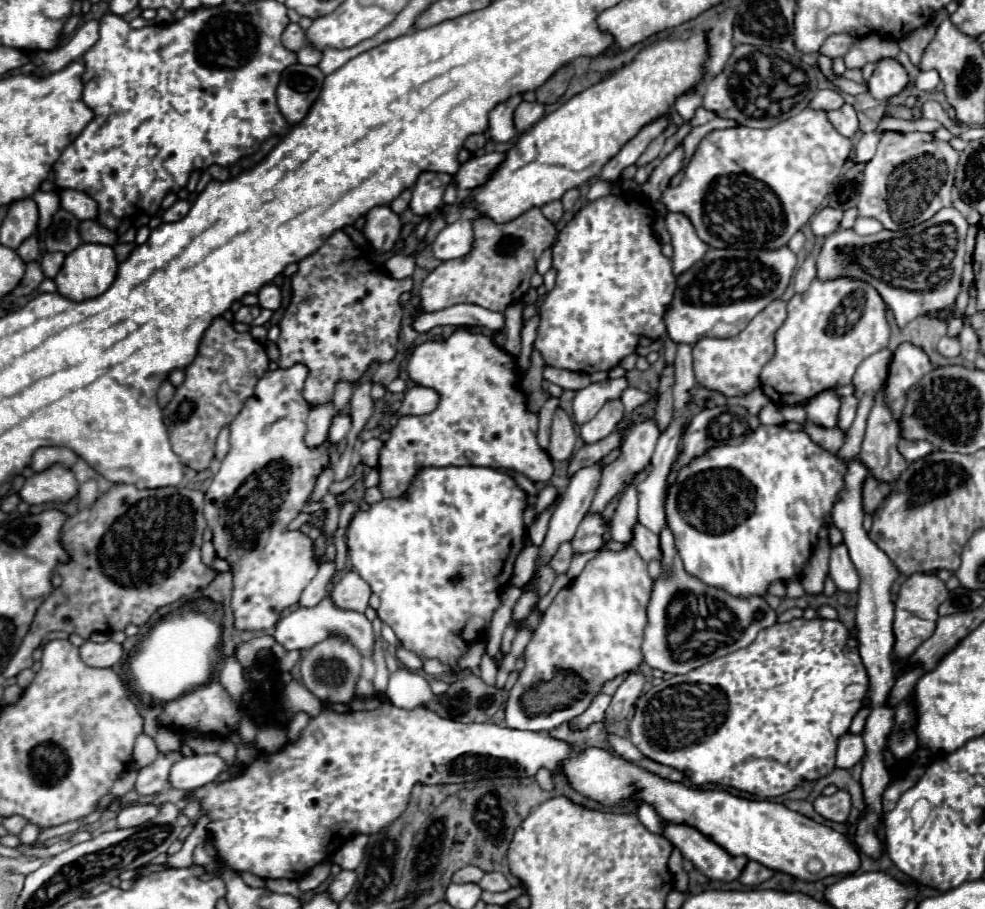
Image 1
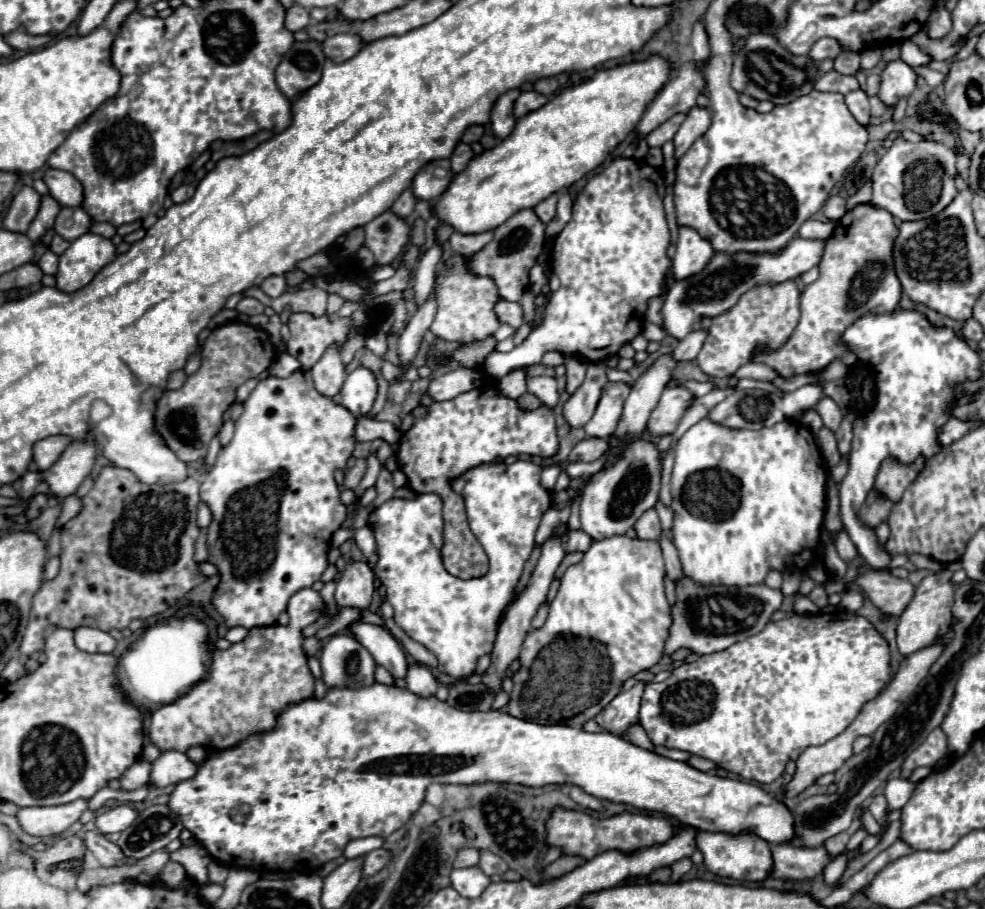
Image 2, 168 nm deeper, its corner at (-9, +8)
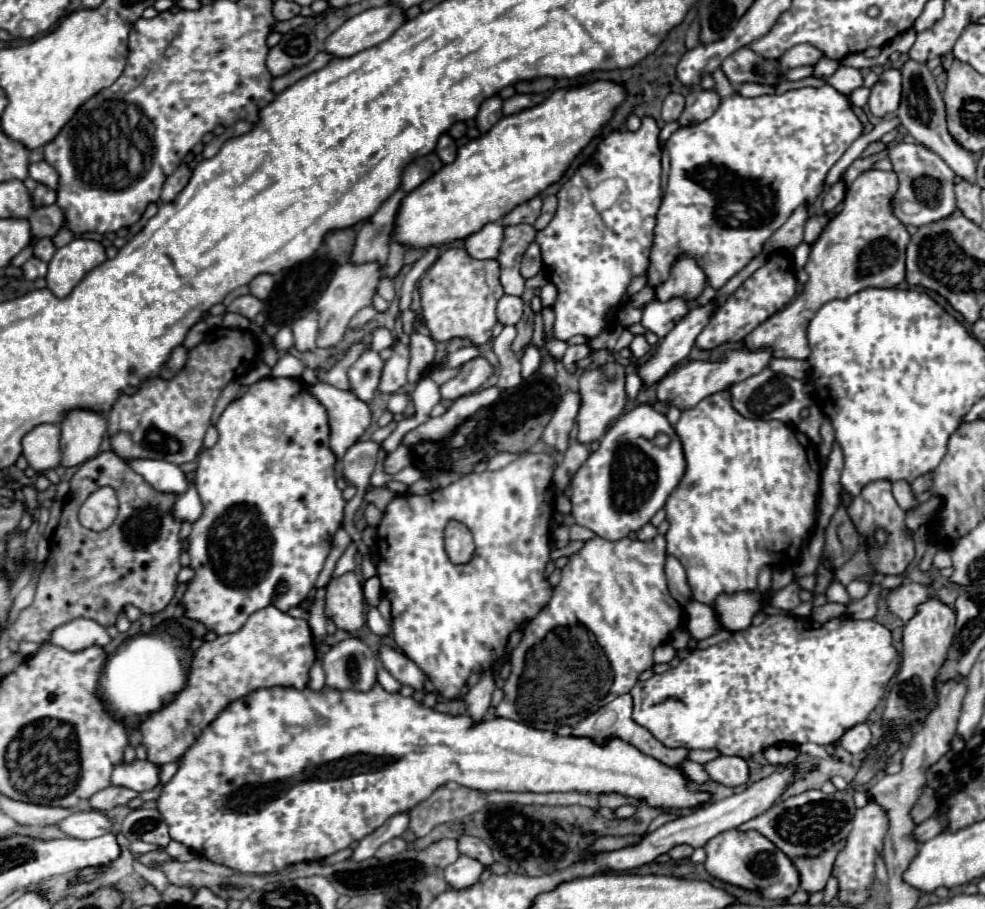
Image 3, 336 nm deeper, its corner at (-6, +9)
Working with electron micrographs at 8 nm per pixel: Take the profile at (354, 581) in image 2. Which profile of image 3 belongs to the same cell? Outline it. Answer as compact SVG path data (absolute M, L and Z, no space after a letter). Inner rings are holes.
M353 571L333 577L325 587L325 615L337 625L337 629L357 635L365 623L363 613L365 597L359 577Z

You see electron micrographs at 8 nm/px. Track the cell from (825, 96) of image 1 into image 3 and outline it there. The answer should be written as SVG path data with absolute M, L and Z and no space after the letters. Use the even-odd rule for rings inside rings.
M839 67L831 77L825 79L831 87L835 87L841 95L849 97L855 89L859 89L863 85L863 75L859 69L853 67Z

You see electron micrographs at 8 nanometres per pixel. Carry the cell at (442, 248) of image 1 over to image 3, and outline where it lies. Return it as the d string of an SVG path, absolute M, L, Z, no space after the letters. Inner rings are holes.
M487 223L481 231L465 239L465 249L475 259L497 259L503 243L503 227L499 223Z

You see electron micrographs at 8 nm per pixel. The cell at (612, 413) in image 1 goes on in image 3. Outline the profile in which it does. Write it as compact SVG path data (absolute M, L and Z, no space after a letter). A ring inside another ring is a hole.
M607 361L605 365L597 369L587 369L579 377L579 395L581 405L577 413L577 441L583 445L589 445L593 441L599 441L611 421L615 421L627 403L625 393L625 365L619 361Z

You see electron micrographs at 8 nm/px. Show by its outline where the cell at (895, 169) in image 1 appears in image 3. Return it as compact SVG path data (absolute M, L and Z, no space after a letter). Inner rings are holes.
M897 143L889 151L893 171L899 175L899 191L893 199L895 205L895 215L905 223L905 225L929 225L935 221L949 219L953 215L955 207L955 193L953 193L953 183L955 183L955 173L951 171L937 153L923 145L909 145L909 143Z

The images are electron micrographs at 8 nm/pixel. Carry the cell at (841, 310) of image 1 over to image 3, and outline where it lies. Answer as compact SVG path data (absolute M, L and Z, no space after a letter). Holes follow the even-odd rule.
M869 169L863 171L847 189L847 197L843 203L843 211L837 213L827 227L823 229L821 237L811 245L811 255L805 265L805 271L809 273L809 281L805 283L803 291L783 309L777 311L773 317L769 317L765 323L761 323L753 333L747 335L745 345L749 349L759 347L771 347L775 357L791 357L791 359L807 359L809 357L809 345L807 345L807 325L813 319L813 315L833 299L845 299L865 287L897 287L905 279L905 249L909 243L909 231L907 227L895 217L893 213L893 197L897 193L897 175L893 171L879 171Z

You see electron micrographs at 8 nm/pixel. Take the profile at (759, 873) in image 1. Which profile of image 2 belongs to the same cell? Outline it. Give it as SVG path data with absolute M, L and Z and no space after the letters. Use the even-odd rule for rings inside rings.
M772 844L772 878L804 880L814 878L828 864L828 852L824 848L804 848L796 844Z

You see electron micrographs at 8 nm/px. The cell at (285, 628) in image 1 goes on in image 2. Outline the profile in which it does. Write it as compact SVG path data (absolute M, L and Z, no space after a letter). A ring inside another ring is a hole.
M354 620L348 624L348 630L372 654L376 664L384 666L394 678L406 676L408 658L398 640L386 628L364 620Z

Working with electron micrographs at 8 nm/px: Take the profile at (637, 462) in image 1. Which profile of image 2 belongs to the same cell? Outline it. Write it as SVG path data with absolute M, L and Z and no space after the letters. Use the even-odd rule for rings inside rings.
M666 388L662 398L648 420L648 432L652 436L668 436L676 430L680 418L692 404L694 394L684 388Z

